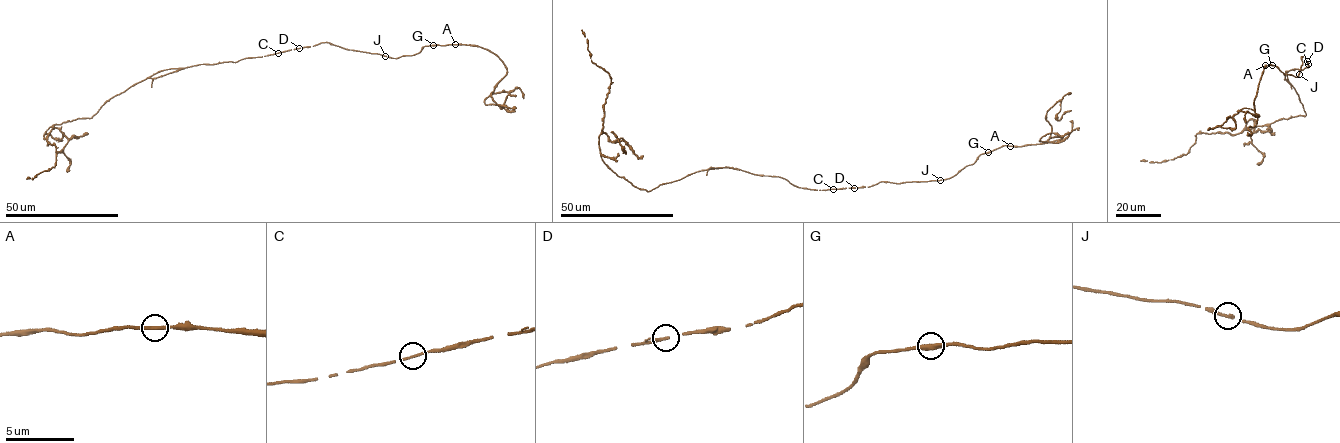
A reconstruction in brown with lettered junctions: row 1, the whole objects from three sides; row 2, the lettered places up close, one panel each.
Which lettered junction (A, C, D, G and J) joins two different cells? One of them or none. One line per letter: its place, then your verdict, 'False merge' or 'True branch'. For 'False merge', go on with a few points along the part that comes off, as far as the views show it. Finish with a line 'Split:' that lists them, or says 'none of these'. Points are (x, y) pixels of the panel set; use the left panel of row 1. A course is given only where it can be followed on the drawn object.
A: Place: (455, 44). True branch
C: Place: (278, 53). True branch
D: Place: (299, 48). True branch
G: Place: (433, 45). True branch
J: Place: (385, 56). True branch
Split: none of these

